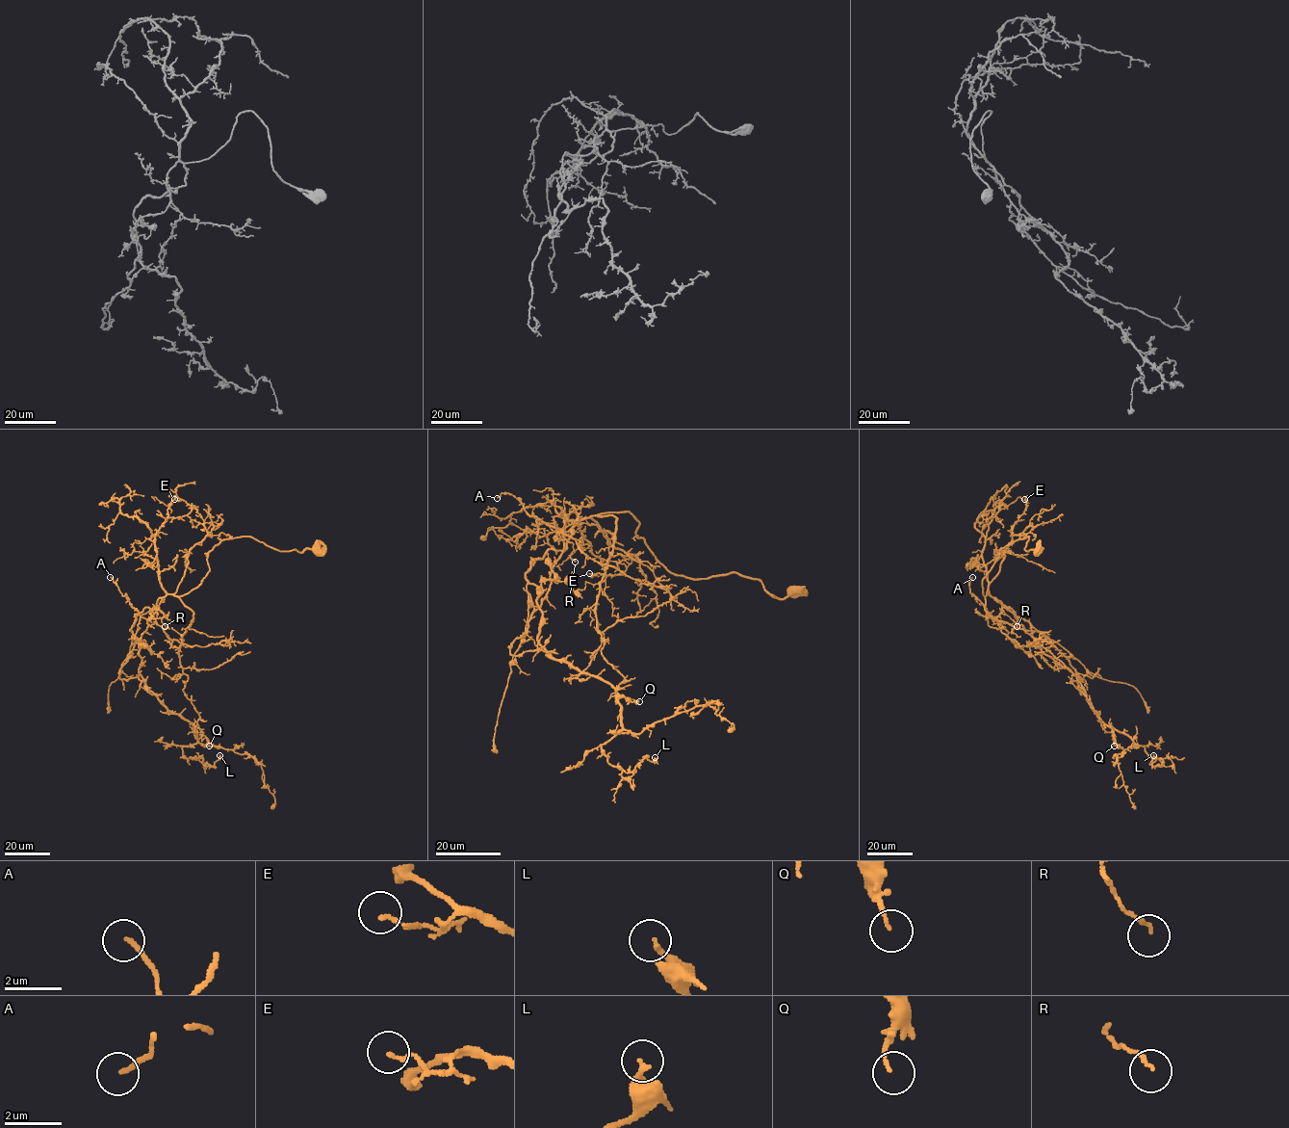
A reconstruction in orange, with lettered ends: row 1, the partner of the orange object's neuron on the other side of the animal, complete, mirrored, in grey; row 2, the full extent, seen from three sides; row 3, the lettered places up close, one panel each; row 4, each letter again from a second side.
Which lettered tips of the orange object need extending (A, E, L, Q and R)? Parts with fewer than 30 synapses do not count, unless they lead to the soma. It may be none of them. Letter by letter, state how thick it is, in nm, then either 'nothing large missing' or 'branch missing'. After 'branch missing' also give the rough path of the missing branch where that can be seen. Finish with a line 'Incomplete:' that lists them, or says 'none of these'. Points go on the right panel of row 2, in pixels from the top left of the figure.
A: 150 nm thick; nothing large missing
E: 140 nm thick; nothing large missing
L: 200 nm thick; nothing large missing
Q: 120 nm thick; nothing large missing
R: 110 nm thick; nothing large missing
Incomplete: none of these

